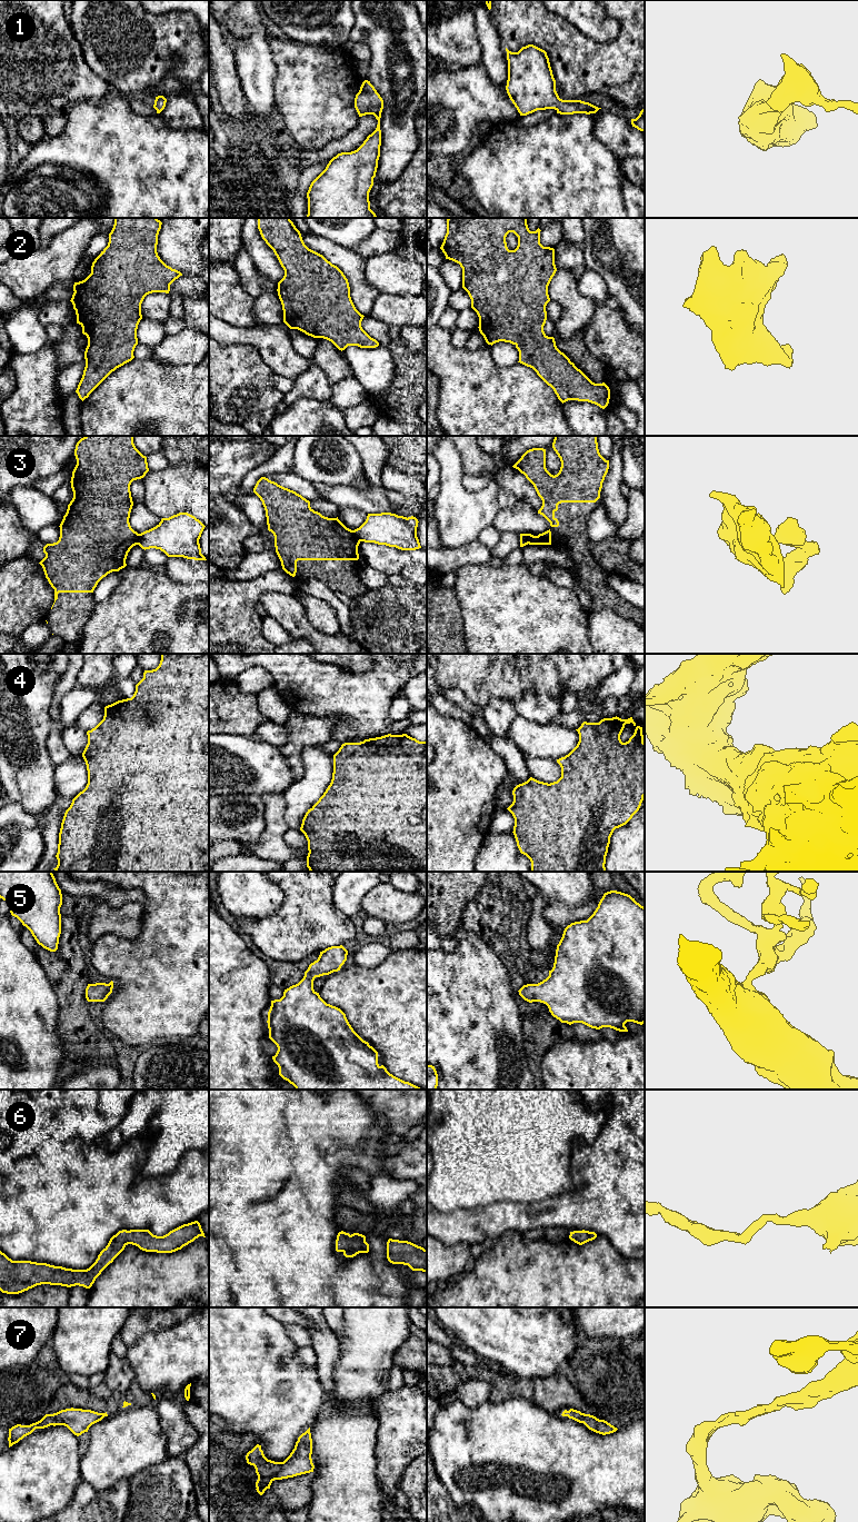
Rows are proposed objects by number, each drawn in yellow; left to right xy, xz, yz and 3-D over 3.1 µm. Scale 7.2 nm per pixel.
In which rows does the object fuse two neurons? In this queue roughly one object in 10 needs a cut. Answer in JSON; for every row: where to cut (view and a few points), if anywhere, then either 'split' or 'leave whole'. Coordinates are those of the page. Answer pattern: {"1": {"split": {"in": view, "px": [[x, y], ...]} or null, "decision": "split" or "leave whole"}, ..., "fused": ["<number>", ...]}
{"1": {"split": null, "decision": "leave whole"}, "2": {"split": null, "decision": "leave whole"}, "3": {"split": {"in": "xz", "px": [[352, 530], [359, 541]]}, "decision": "split"}, "4": {"split": null, "decision": "leave whole"}, "5": {"split": null, "decision": "leave whole"}, "6": {"split": null, "decision": "leave whole"}, "7": {"split": null, "decision": "leave whole"}, "fused": ["3"]}

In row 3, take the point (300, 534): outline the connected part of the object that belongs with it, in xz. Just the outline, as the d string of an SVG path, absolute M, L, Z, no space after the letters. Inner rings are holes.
M261 477L253 493L260 498L266 510L268 530L275 536L276 553L282 569L295 577L298 560L358 560L360 541L353 530L339 519L328 518L310 507L310 501L293 490Z

